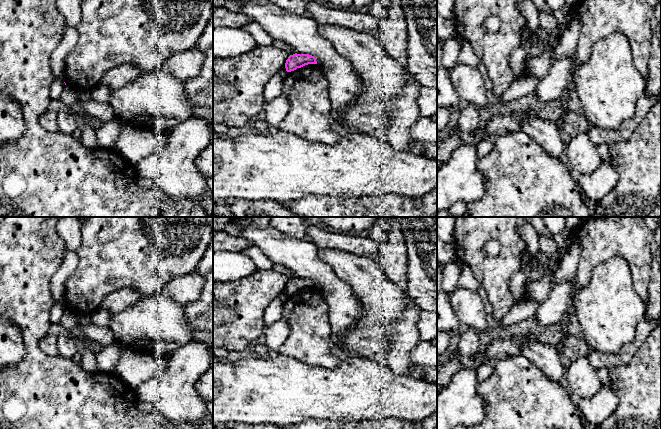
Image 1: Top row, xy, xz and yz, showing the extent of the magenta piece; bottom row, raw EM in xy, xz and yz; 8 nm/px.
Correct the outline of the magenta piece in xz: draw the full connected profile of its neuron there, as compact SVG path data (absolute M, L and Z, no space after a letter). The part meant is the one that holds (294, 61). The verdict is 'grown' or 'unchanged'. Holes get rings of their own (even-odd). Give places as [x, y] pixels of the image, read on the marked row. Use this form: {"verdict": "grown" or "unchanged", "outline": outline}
{"verdict": "unchanged", "outline": "M295 53L288 57L285 68L287 72L291 72L308 64L317 64L316 58L309 54Z"}

